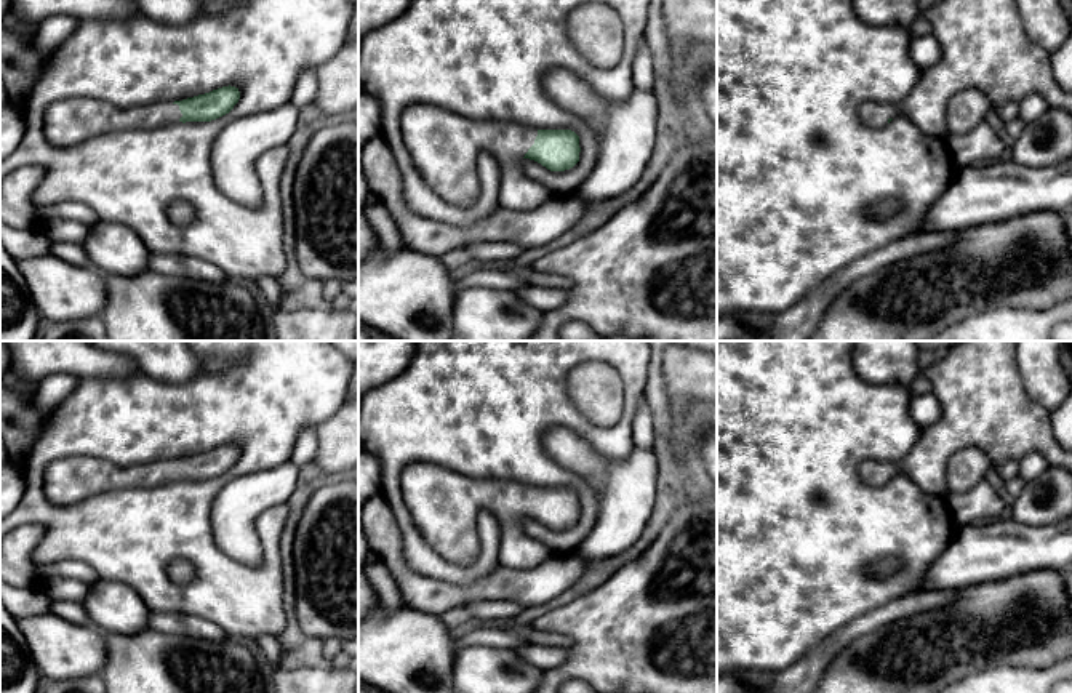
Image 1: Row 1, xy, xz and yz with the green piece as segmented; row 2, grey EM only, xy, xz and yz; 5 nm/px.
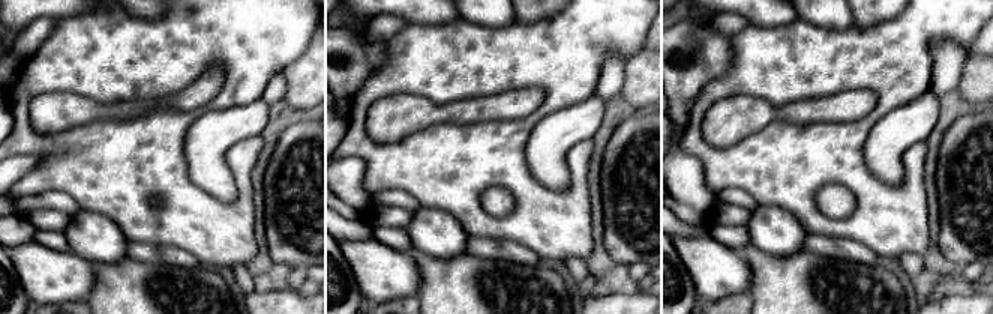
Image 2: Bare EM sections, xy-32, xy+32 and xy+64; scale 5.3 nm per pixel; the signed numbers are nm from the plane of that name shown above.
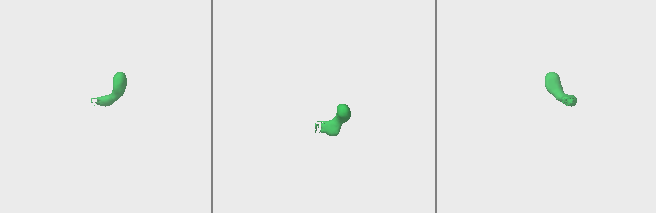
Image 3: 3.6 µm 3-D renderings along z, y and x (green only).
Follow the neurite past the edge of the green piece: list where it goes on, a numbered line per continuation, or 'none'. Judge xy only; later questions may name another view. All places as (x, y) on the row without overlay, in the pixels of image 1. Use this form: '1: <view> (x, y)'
1: xy (69, 480)

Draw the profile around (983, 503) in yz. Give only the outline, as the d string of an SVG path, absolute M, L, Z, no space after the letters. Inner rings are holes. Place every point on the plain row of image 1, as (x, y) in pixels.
M986 477L966 493L949 493L946 503L954 527L992 522L1006 506Z

